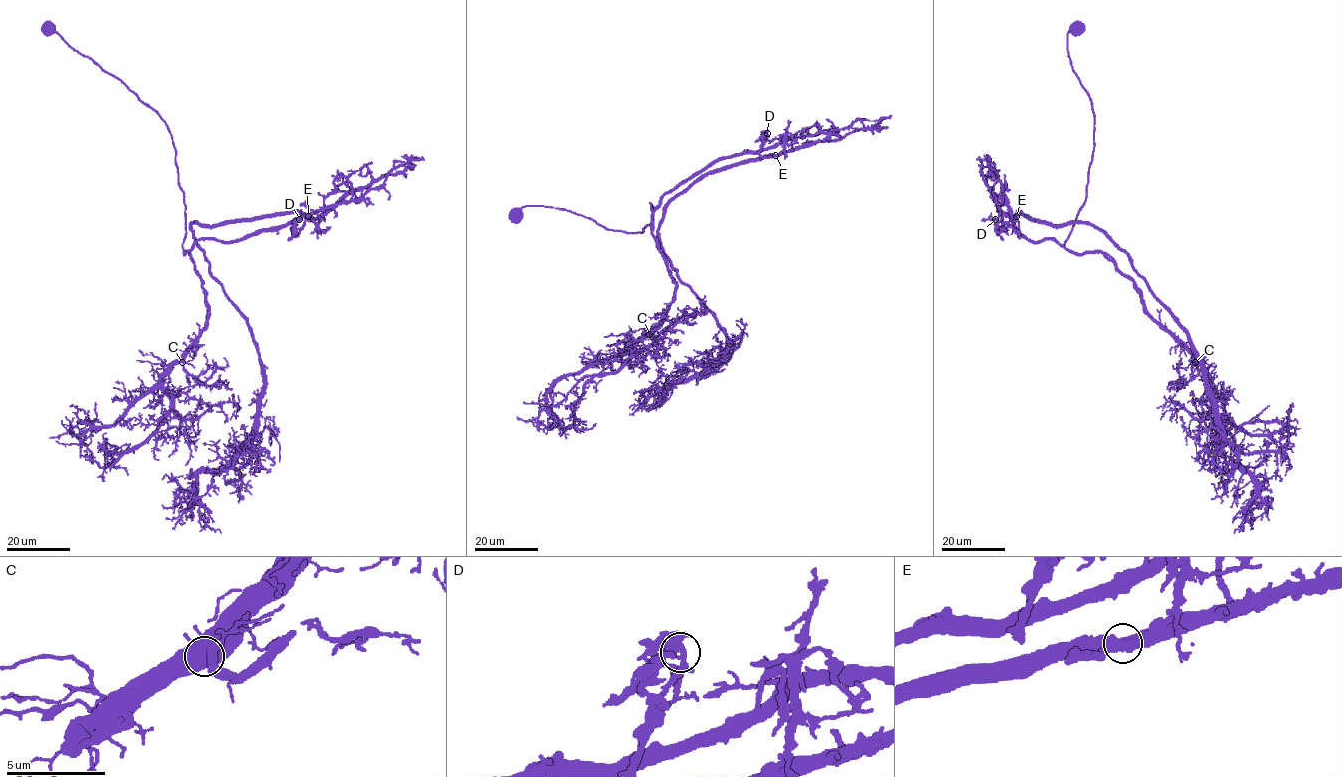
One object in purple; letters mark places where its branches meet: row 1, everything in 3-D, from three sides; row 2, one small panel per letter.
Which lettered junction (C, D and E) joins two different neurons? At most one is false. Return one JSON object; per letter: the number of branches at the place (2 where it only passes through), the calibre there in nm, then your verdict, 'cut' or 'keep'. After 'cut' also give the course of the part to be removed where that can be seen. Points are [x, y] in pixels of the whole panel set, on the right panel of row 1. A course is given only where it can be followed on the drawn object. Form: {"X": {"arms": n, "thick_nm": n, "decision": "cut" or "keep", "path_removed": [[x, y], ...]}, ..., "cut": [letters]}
{"C": {"arms": 3, "thick_nm": 480, "decision": "keep"}, "D": {"arms": 3, "thick_nm": 360, "decision": "cut", "path_removed": [[995, 219], [1019, 235], [1019, 212], [1086, 223], [1127, 254], [1186, 333], [1218, 430], [1255, 486], [1234, 533]]}, "E": {"arms": 3, "thick_nm": 550, "decision": "keep"}, "cut": ["D"]}

